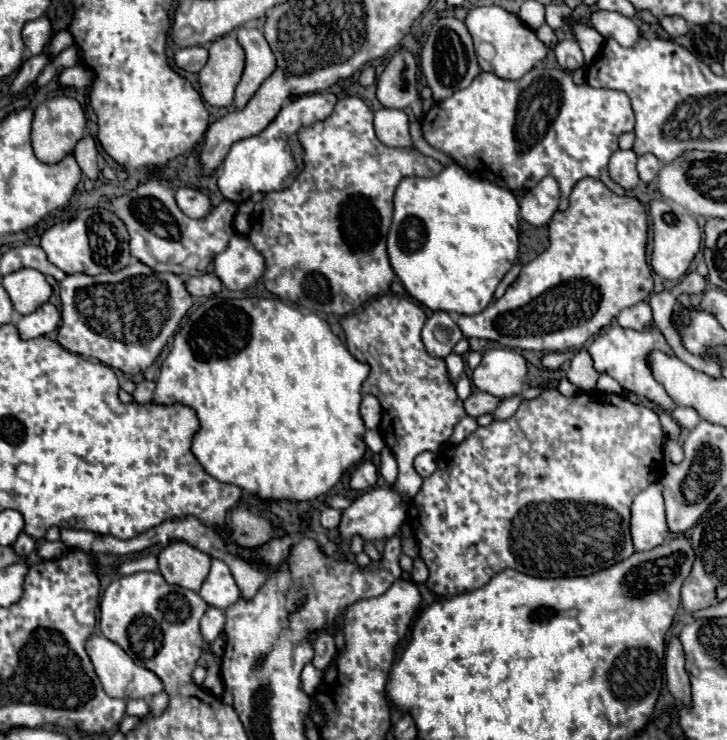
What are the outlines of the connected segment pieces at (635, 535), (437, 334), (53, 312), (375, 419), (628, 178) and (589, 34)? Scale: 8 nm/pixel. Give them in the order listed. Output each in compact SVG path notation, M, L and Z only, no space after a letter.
M652 483L636 495L630 507L630 535L636 551L648 551L662 545L670 531L666 527L662 485Z
M442 311L434 313L422 329L422 341L432 357L440 357L440 359L448 357L452 353L452 347L460 339L462 339L462 331L452 321L452 317Z
M44 303L34 313L20 317L20 321L16 323L16 329L22 339L34 339L54 331L58 327L58 321L60 321L58 309L52 303Z
M364 395L360 415L362 415L366 429L378 429L380 419L382 419L382 407L374 395Z
M618 149L610 157L610 163L608 163L610 177L626 191L634 189L640 183L640 177L636 171L636 161L638 161L638 157L634 151L622 151L622 149Z
M574 23L574 35L584 51L584 57L586 57L586 63L592 63L592 59L596 57L596 53L600 51L602 43L604 43L604 37L596 31L596 29L590 29L582 23Z

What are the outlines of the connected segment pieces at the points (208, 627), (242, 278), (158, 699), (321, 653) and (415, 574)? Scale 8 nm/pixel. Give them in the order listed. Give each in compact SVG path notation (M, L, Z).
M208 607L202 621L200 621L200 631L206 639L206 643L212 643L224 629L224 613L218 607Z
M234 235L228 247L214 257L214 273L230 291L242 291L262 277L264 257L244 235Z
M164 691L154 695L150 701L150 715L160 715L166 709L166 705L168 705L168 695Z
M320 631L316 641L314 641L314 649L316 649L316 655L312 659L314 667L316 669L326 669L334 657L336 657L336 647L334 647L334 637L326 631Z
M418 557L414 559L414 569L412 569L412 581L414 583L424 583L428 579L428 567L424 565L424 561Z

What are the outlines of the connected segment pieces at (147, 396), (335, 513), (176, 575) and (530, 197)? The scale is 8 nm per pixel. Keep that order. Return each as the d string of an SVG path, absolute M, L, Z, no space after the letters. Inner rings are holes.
M142 381L142 383L138 383L136 385L136 389L134 389L134 393L132 393L132 399L134 399L134 403L138 403L138 405L144 405L144 403L150 403L152 401L152 395L154 395L154 381Z
M324 509L322 515L320 515L320 523L326 527L326 529L336 529L340 525L340 517L342 517L342 511L340 509Z
M172 541L170 545L166 545L160 551L158 561L160 573L170 585L192 591L200 591L210 571L210 557L184 541Z
M544 177L536 187L532 187L532 191L524 195L524 199L520 201L520 213L528 223L540 227L552 219L558 209L558 201L560 189L556 179Z

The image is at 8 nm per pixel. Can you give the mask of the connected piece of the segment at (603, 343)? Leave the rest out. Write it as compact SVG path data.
M652 321L644 331L636 331L636 329L624 329L620 325L612 325L608 327L600 337L594 339L594 343L588 347L592 359L594 359L594 367L598 373L606 373L610 377L614 377L624 391L630 391L638 397L648 397L650 401L658 403L664 409L676 409L676 403L672 403L672 397L664 391L664 387L654 379L652 369L648 365L648 355L652 351L662 351L670 357L674 357L674 351L668 347L666 337L662 335L662 331L656 327L656 323Z

